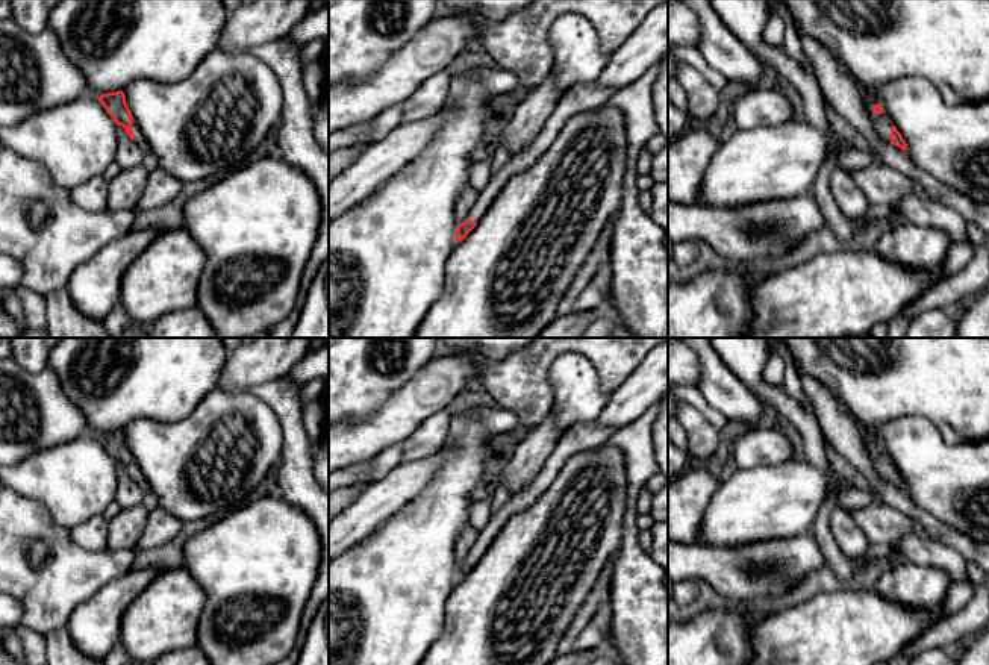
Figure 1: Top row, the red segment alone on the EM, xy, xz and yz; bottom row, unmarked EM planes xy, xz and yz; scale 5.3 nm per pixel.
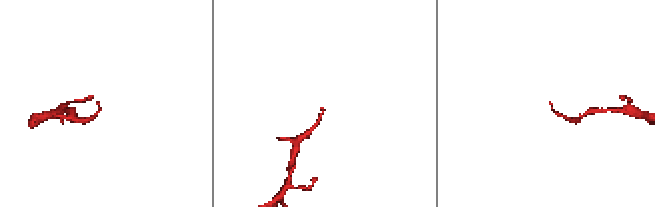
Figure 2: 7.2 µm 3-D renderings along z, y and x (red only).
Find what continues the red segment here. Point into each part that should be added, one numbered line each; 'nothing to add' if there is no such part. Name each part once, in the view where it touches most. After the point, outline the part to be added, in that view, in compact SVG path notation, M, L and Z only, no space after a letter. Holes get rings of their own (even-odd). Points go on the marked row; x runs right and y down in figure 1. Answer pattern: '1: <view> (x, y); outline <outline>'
1: xy (140, 140); outline M135 120L132 121L130 127L133 130L135 145L138 145L144 151L144 155L148 153L150 151L148 142Z

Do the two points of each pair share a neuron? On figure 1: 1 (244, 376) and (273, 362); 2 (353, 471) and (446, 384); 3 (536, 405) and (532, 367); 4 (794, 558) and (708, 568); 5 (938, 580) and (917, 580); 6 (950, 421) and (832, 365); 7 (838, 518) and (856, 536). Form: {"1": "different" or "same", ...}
{"1": "same", "2": "different", "3": "same", "4": "same", "5": "same", "6": "same", "7": "same"}

